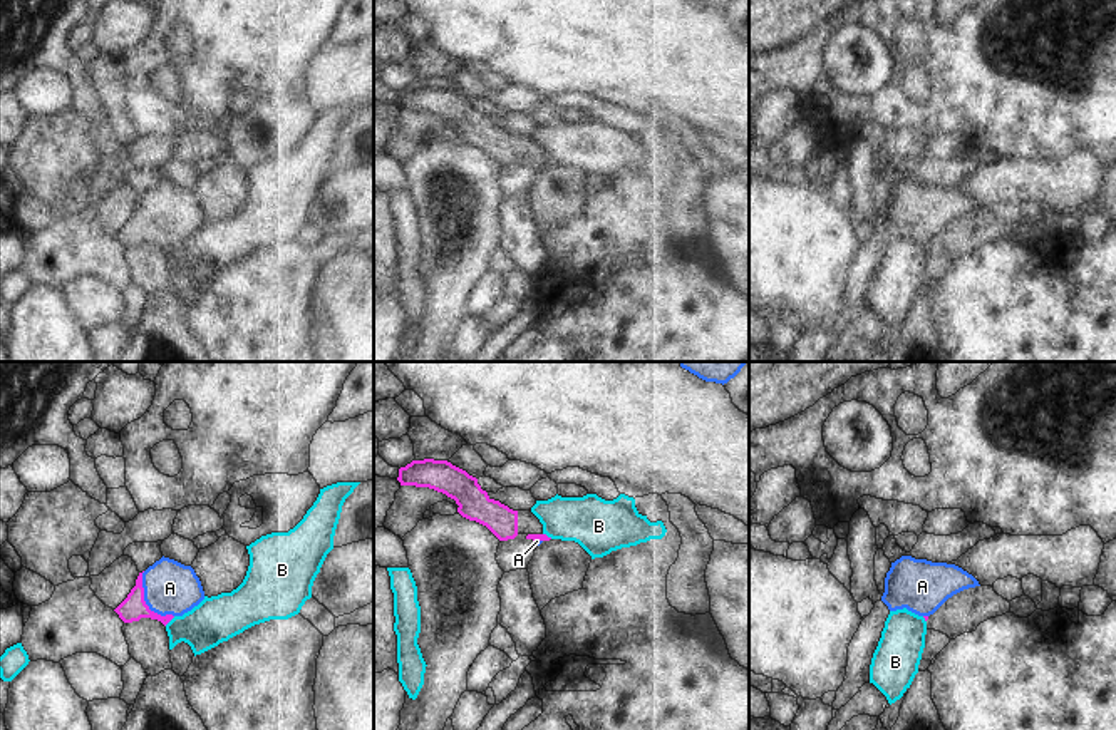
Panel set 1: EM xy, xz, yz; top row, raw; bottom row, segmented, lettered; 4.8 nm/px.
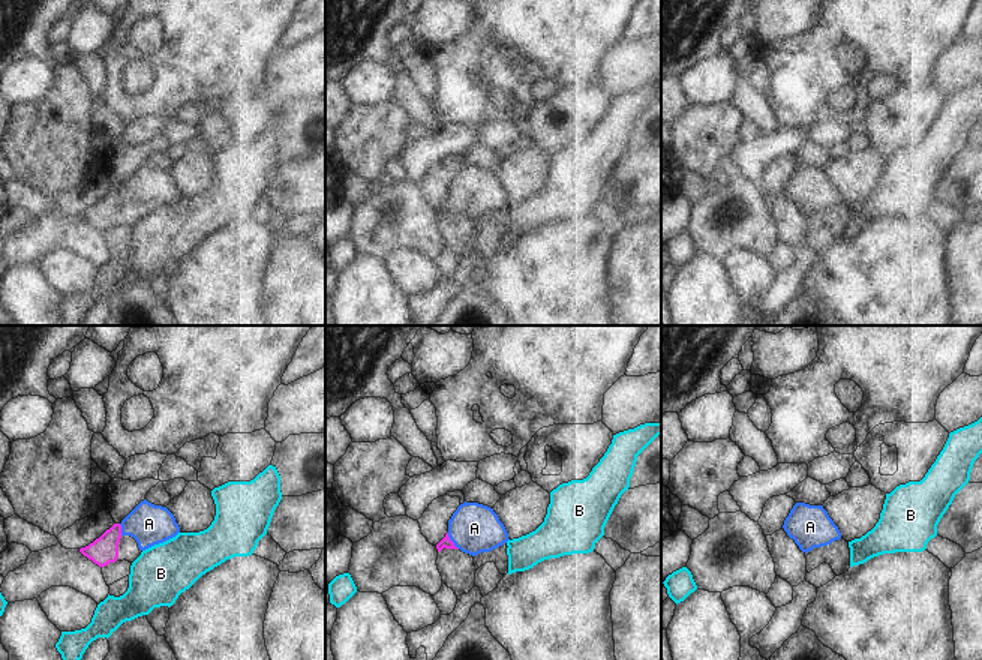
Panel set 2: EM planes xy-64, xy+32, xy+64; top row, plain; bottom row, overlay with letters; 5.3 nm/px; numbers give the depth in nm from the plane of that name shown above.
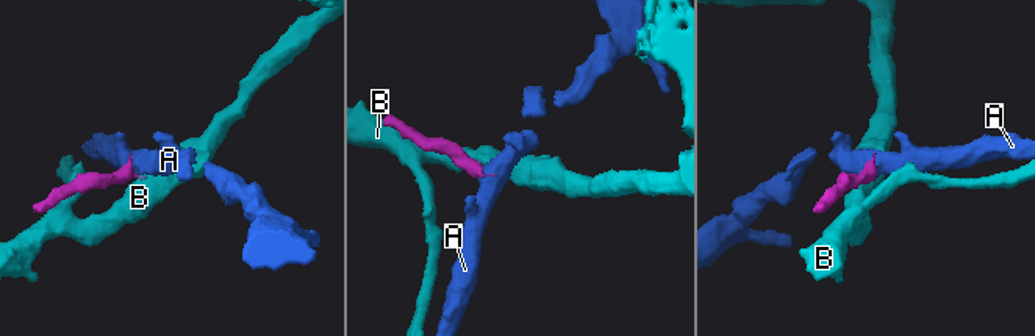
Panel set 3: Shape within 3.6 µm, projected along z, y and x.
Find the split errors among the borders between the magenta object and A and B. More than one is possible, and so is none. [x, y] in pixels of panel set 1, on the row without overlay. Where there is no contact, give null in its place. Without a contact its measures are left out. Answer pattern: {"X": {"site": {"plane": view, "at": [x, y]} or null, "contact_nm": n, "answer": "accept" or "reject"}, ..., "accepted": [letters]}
{"A": {"site": {"plane": "xy", "at": [144, 226]}, "contact_nm": 260, "answer": "accept"}, "B": {"site": {"plane": "xy", "at": [170, 245]}, "contact_nm": 70, "answer": "reject"}, "accepted": ["A"]}

